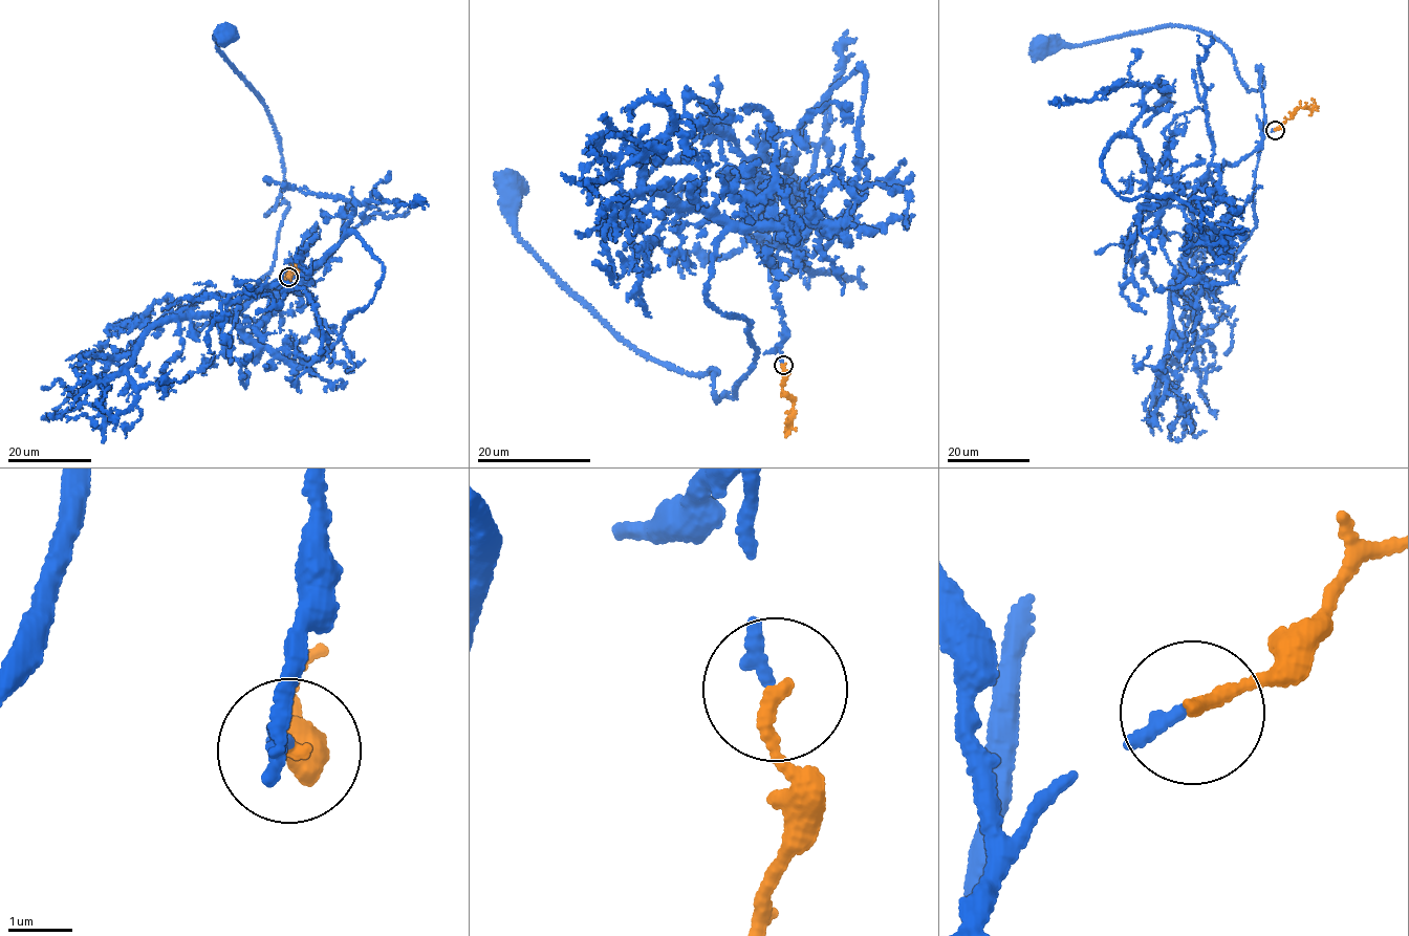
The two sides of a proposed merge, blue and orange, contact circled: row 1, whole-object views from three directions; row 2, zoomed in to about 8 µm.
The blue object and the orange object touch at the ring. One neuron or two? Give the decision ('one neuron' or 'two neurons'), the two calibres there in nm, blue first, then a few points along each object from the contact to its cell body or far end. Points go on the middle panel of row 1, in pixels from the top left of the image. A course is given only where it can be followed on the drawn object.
one neuron; 220 nm thick on the blue side, 220 nm on the other; blue runs (783, 365), (770, 223), (717, 244), (708, 302), (757, 351), (715, 399), (716, 371), (576, 299), (507, 183); orange runs (783, 365), (783, 389), (792, 396), (794, 407), (785, 431)

